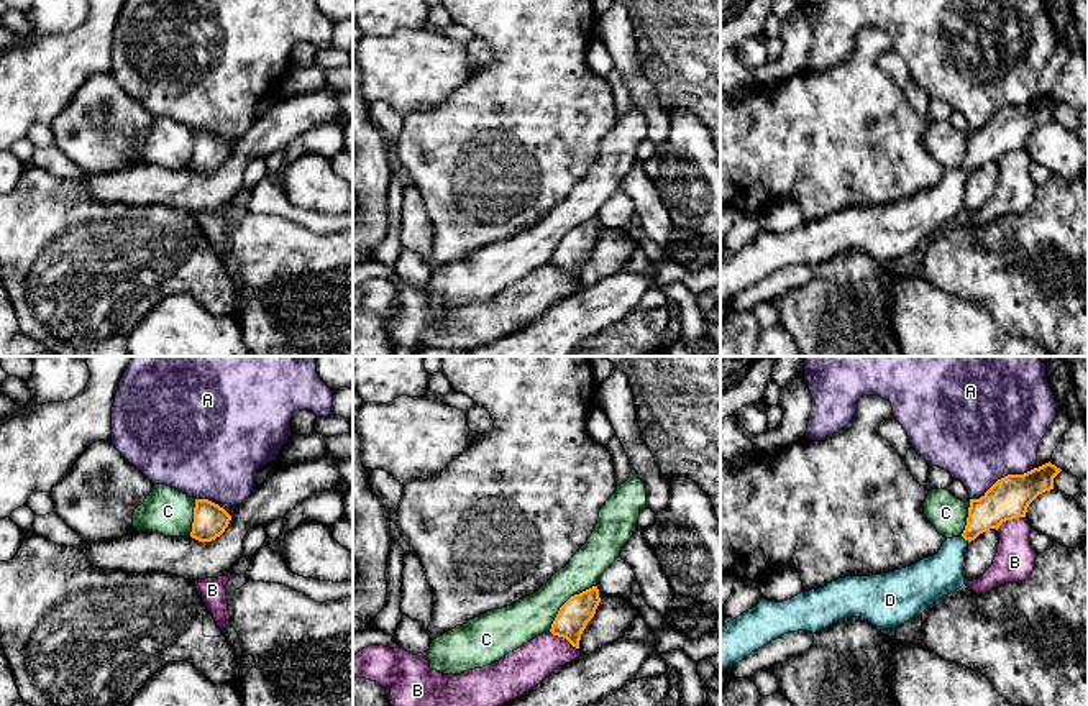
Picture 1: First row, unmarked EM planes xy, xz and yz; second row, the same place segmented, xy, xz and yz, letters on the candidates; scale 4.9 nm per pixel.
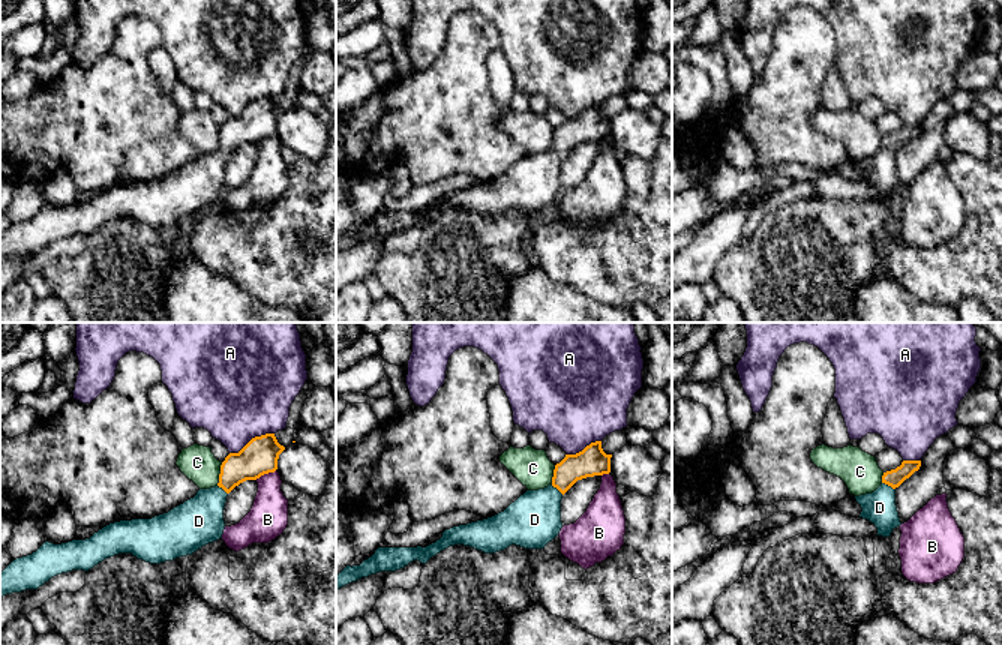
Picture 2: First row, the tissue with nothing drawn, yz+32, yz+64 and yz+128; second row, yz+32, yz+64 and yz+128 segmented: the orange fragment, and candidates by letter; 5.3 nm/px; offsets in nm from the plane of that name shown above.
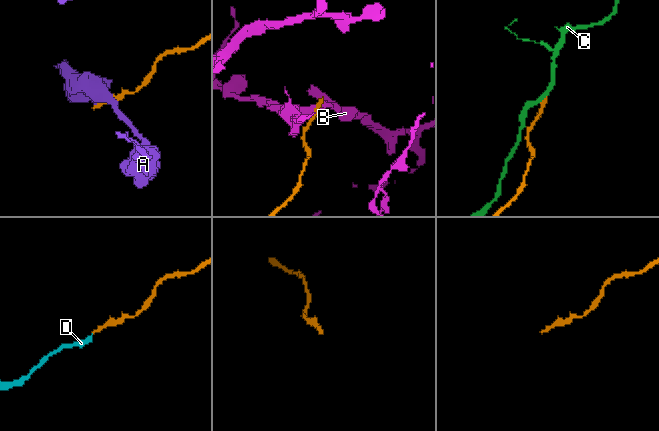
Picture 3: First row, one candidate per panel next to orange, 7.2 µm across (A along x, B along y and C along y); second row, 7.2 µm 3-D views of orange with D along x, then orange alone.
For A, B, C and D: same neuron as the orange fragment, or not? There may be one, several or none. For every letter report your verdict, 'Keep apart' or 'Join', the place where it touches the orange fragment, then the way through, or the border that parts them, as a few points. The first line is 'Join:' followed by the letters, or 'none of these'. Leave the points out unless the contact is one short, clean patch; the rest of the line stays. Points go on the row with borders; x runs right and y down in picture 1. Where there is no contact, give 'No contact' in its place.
Join: D
A: Keep apart. Touches orange at yz (1001, 478)
B: Keep apart. Touches orange at yz (1010, 519). Boundary: yz (1024, 516), (1006, 519), (996, 529)
C: Keep apart. Touches orange at xz (566, 601). Boundary: xz (596, 585), (575, 593), (560, 608), (548, 631)
D: Join. Touches orange at yz (965, 539). Path across: yz (1001, 503), (965, 539), (932, 578)

